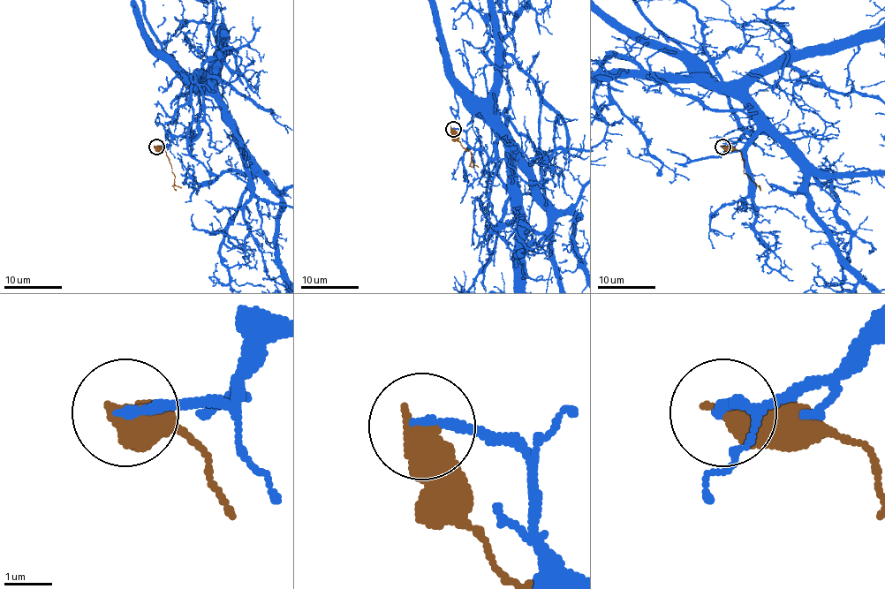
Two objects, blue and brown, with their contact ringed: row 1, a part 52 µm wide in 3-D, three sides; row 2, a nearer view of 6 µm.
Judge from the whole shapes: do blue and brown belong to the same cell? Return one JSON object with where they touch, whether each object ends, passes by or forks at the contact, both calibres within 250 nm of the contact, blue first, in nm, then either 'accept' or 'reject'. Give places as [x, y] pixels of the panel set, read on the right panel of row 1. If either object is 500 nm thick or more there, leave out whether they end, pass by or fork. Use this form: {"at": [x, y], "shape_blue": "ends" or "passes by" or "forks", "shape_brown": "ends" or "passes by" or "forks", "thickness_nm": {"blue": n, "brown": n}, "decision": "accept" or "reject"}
{"at": [722, 147], "thickness_nm": {"blue": 240, "brown": 600}, "decision": "reject"}

